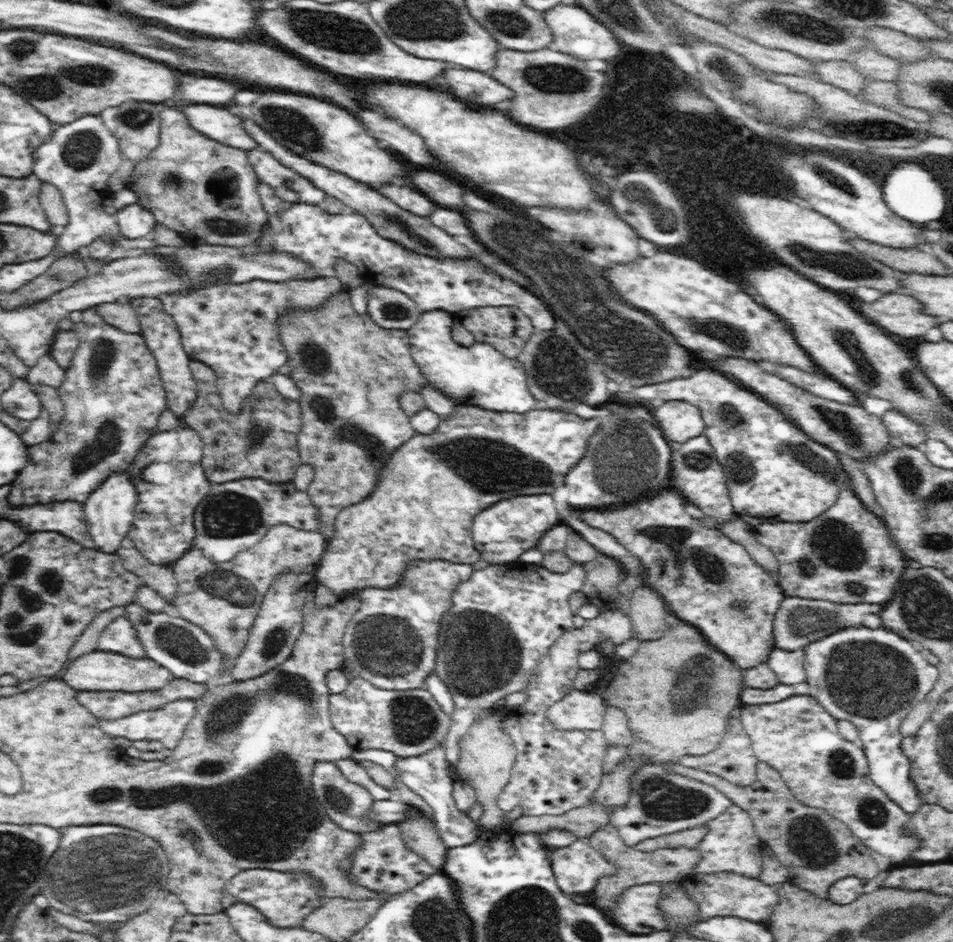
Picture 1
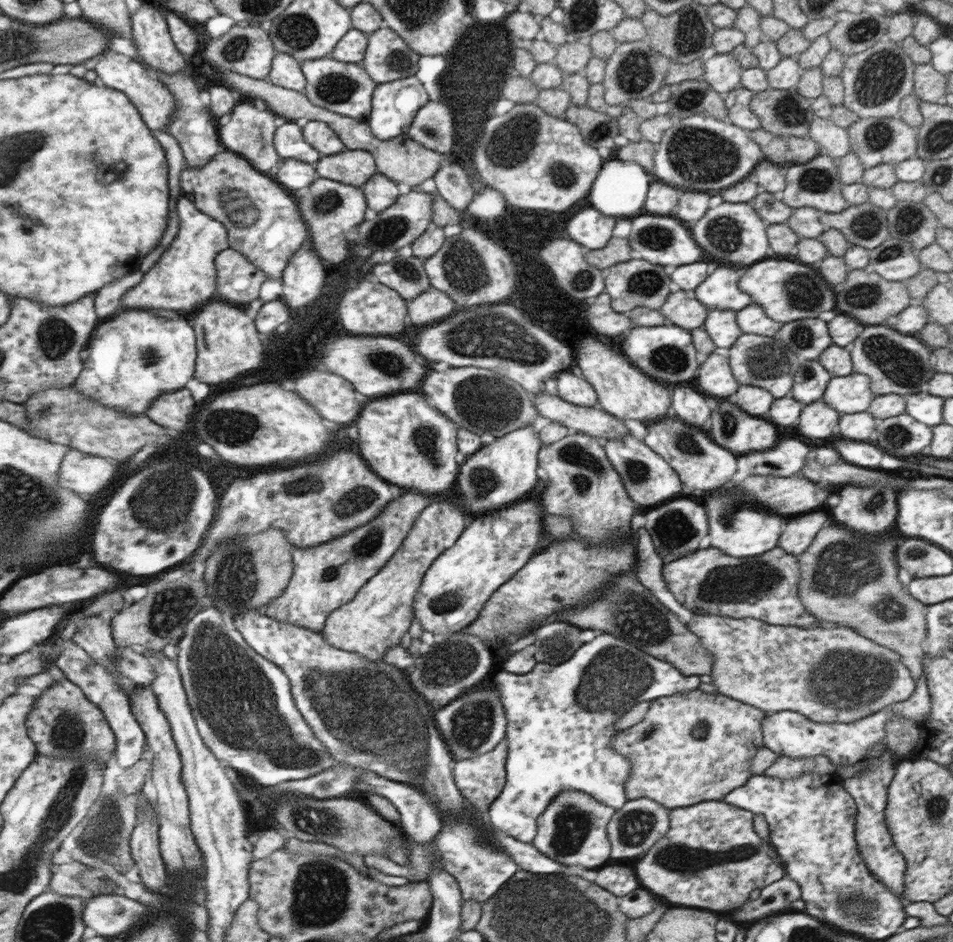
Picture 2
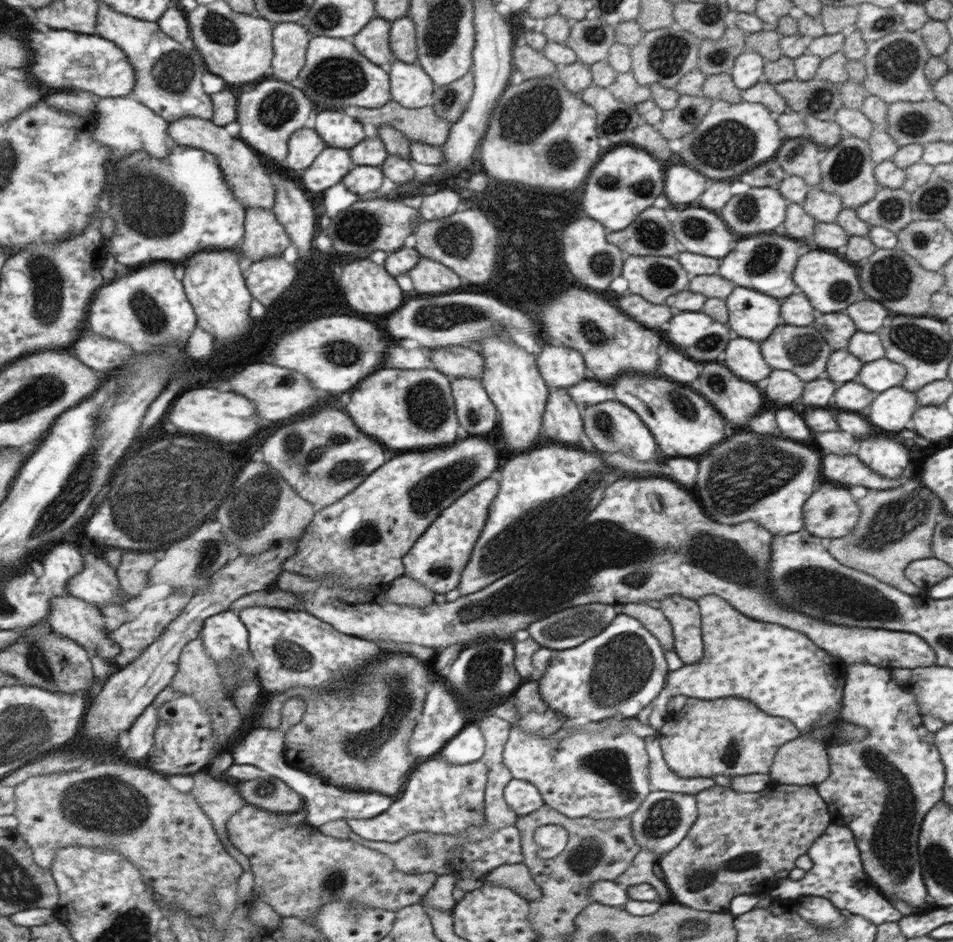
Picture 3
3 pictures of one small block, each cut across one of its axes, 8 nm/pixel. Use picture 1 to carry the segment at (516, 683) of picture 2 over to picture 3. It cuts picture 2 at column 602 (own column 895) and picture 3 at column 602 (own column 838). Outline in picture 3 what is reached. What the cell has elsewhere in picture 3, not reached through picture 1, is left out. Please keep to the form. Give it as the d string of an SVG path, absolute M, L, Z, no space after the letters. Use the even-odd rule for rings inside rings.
M616 614L612 621L595 636L570 649L556 651L543 674L535 676L540 699L557 714L570 718L587 718L591 722L608 720L610 717L628 719L660 694L668 676L664 649L658 640L636 619L626 614Z

